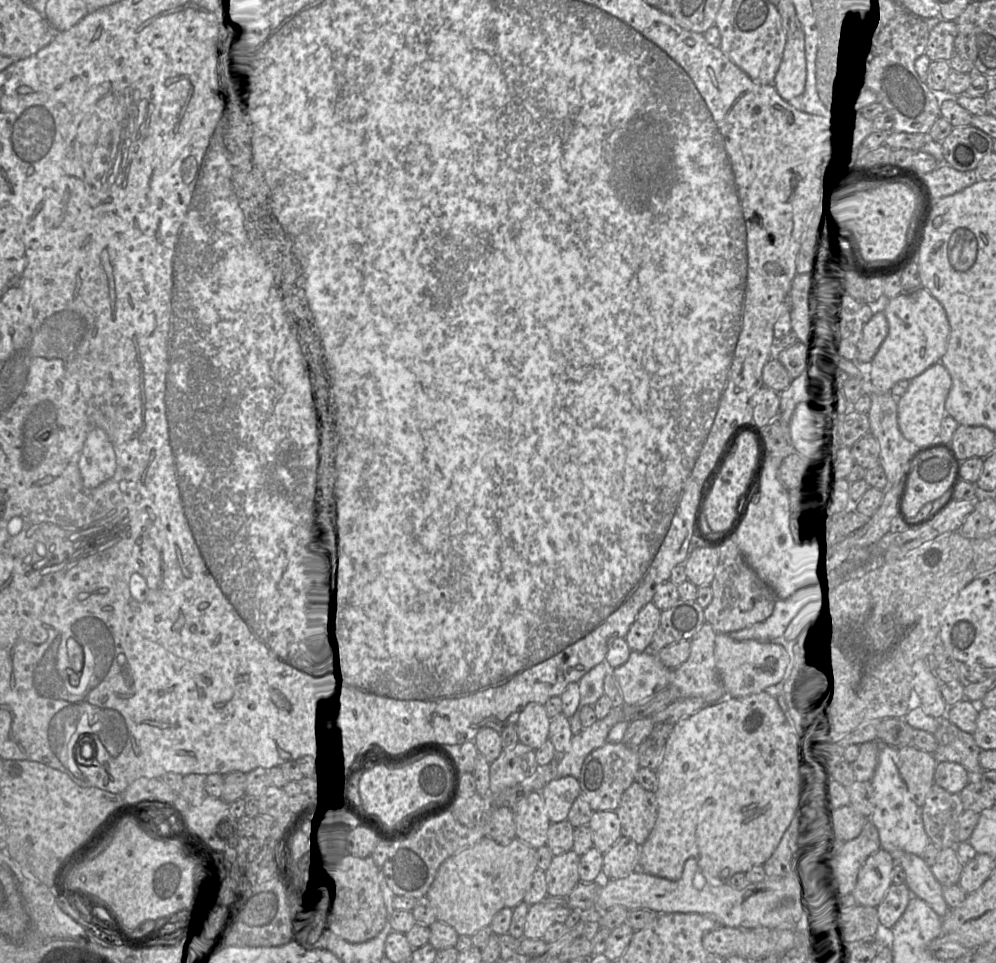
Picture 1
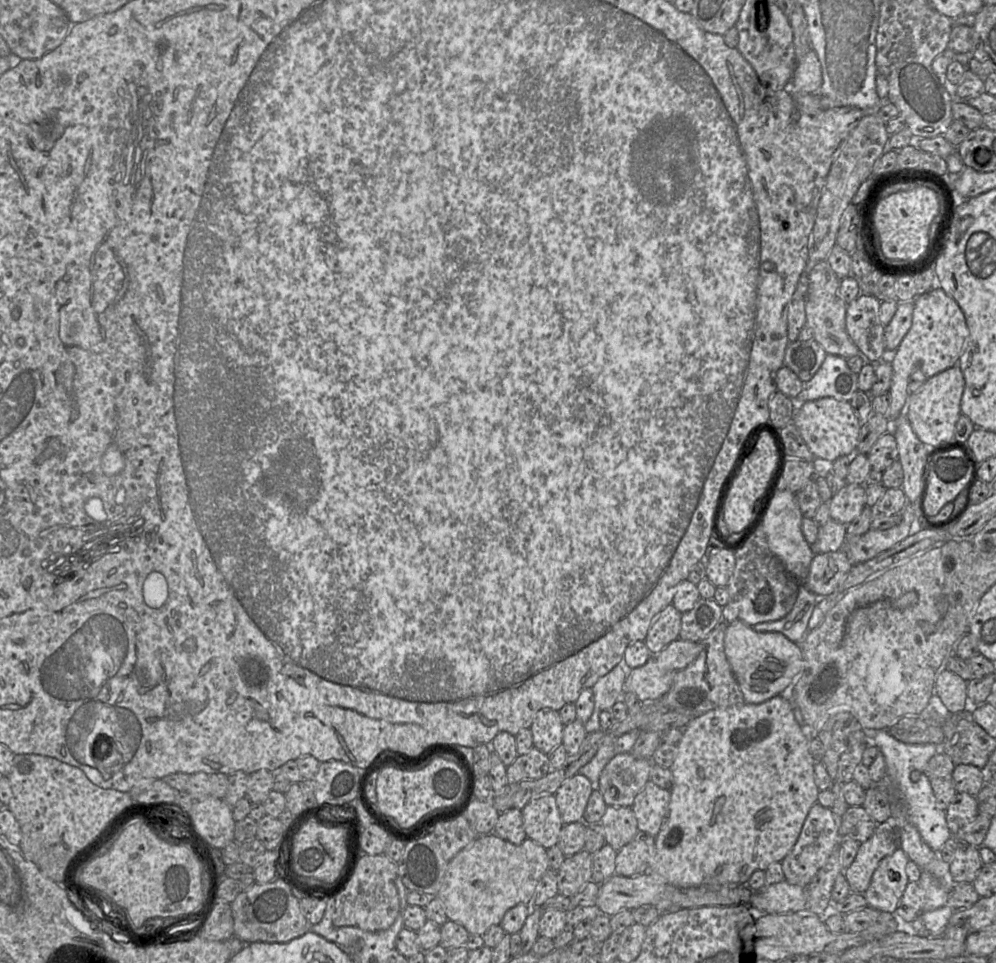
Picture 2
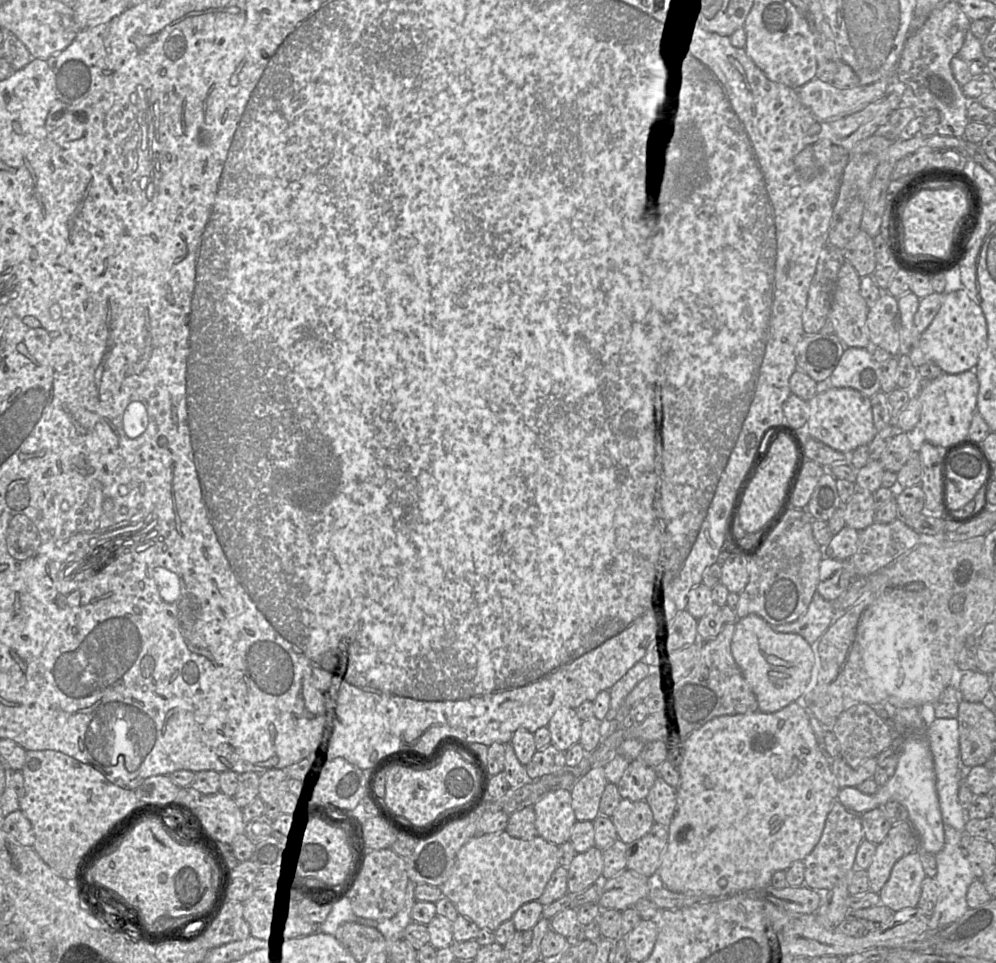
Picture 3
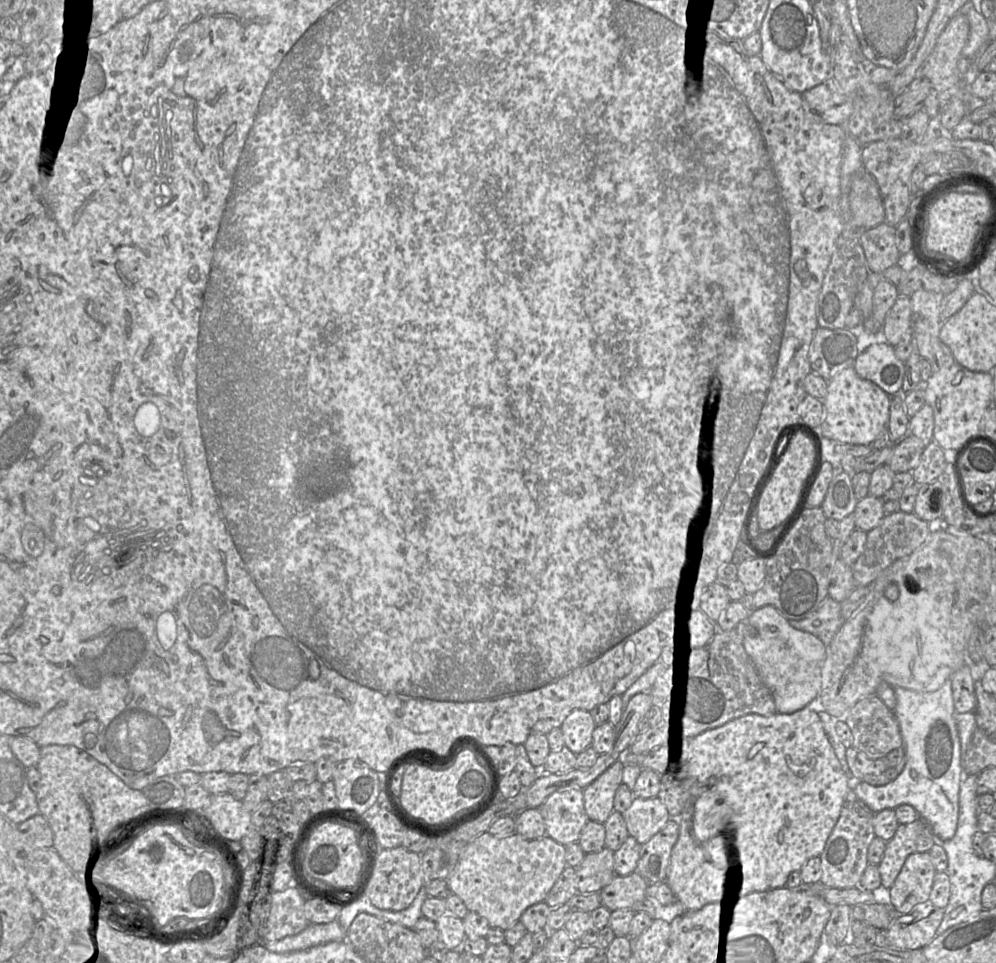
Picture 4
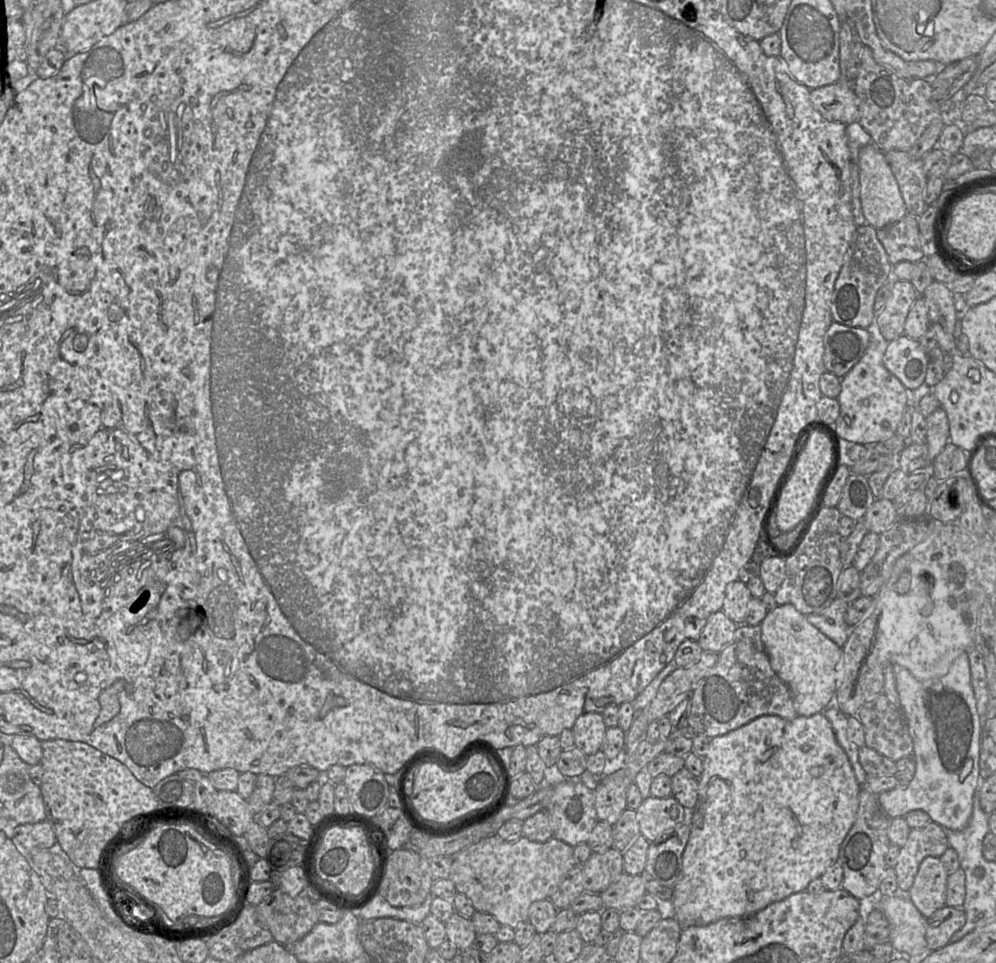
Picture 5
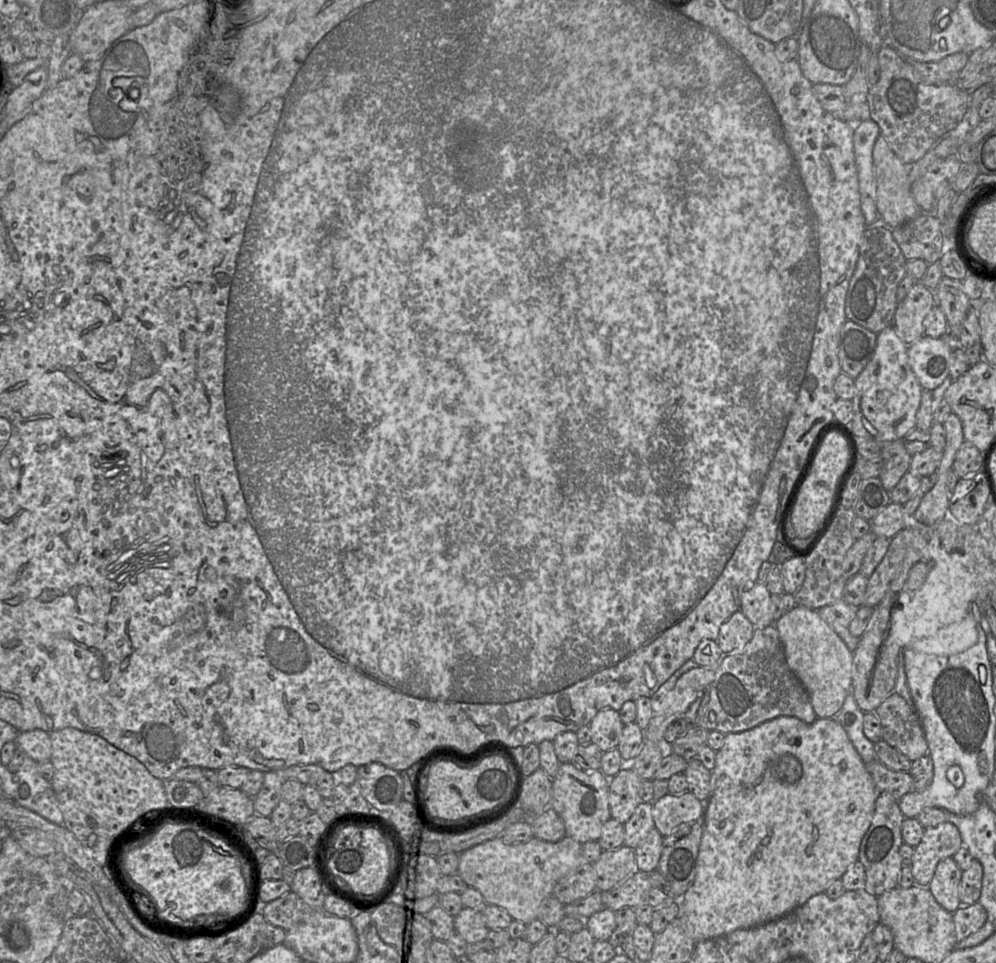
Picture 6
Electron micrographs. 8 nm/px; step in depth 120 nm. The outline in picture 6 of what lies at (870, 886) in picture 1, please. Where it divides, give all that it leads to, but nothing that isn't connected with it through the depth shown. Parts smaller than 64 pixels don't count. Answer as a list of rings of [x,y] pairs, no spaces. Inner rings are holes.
[[[952,857],[945,858],[938,863],[934,876],[927,886],[936,901],[951,913],[962,906],[959,900],[962,873]]]

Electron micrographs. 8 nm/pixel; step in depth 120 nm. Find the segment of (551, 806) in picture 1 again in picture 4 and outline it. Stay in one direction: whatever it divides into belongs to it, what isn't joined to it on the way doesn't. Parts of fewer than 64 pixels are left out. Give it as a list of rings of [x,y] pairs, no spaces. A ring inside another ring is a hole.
[[[616,761],[583,789],[584,808],[589,820],[604,823],[614,811],[614,796],[622,784],[624,766]]]

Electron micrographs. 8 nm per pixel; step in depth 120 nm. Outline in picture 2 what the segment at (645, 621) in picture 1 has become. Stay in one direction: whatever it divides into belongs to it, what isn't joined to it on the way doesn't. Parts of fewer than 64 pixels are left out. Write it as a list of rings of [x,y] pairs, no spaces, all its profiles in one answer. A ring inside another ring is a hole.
[[[670,605],[662,610],[651,623],[644,640],[653,654],[658,654],[670,643],[679,639],[682,613]]]

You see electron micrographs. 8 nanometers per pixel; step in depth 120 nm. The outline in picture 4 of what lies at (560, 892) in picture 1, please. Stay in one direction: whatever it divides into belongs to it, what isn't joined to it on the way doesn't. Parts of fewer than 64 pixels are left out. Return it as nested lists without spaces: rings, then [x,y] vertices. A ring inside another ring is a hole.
[[[604,847],[602,850],[587,853],[582,862],[575,867],[577,893],[599,893],[614,878],[614,851]]]

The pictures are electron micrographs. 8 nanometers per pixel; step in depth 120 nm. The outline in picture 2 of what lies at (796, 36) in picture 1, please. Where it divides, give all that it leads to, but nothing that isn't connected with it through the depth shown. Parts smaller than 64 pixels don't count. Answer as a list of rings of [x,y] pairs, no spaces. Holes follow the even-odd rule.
[[[810,45],[810,50],[798,59],[792,80],[784,89],[792,94],[819,93],[822,81],[821,64]]]

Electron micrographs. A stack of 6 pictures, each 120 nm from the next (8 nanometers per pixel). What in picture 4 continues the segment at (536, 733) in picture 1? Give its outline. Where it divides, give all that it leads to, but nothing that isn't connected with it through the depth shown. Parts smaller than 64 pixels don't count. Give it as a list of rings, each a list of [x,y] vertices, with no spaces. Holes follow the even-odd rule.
[[[573,710],[560,726],[565,747],[575,754],[591,747],[595,727],[596,723],[589,711]]]

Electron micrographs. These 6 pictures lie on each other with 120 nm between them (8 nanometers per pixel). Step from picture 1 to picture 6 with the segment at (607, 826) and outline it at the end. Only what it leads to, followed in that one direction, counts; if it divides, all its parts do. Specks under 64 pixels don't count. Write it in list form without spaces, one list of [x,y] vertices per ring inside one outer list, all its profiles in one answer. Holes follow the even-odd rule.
[[[686,792],[676,796],[666,794],[652,806],[654,828],[667,837],[681,824],[701,822],[705,804]]]

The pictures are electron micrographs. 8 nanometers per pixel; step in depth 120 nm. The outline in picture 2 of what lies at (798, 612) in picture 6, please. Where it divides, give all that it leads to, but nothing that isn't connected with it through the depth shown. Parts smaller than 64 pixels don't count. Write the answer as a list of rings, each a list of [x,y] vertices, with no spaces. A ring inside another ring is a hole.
[[[742,621],[728,624],[724,650],[734,676],[748,704],[761,704],[779,696],[803,667],[801,646],[781,633],[758,632]]]

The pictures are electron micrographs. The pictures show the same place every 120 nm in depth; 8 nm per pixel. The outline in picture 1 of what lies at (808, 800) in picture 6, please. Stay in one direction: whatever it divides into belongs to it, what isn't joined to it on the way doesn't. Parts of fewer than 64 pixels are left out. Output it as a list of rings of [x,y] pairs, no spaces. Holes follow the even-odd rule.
[[[768,691],[743,698],[726,696],[721,701],[706,705],[695,714],[675,724],[670,737],[666,740],[663,761],[656,770],[658,787],[655,794],[658,815],[652,832],[641,845],[639,870],[660,878],[678,880],[682,876],[685,862],[690,858],[694,858],[709,875],[720,879],[728,879],[736,873],[745,873],[754,866],[763,866],[776,850],[784,833],[795,819],[797,811],[804,803],[804,785],[802,783],[802,763],[799,747],[800,743],[778,701]]]

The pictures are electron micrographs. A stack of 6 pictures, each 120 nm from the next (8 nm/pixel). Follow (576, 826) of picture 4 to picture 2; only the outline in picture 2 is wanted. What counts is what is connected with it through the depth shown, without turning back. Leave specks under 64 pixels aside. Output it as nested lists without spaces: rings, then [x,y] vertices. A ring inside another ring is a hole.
[[[554,795],[536,797],[521,811],[527,838],[546,849],[557,845],[564,823]]]

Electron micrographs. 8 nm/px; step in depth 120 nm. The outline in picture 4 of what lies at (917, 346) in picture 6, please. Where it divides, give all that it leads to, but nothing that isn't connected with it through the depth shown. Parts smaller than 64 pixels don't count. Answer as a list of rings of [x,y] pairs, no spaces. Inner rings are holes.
[[[886,342],[860,352],[853,368],[861,378],[873,382],[890,396],[903,391],[905,362],[895,356],[893,346]]]

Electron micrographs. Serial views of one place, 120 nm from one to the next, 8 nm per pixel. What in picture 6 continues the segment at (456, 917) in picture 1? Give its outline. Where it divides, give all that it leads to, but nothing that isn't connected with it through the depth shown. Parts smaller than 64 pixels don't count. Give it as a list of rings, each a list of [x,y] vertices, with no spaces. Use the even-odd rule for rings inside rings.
[[[567,835],[558,842],[547,842],[533,837],[517,844],[507,844],[501,837],[496,837],[459,854],[458,874],[467,886],[482,894],[487,904],[504,909],[513,920],[528,925],[538,919],[542,905],[553,895],[556,884],[583,864],[581,845]]]

